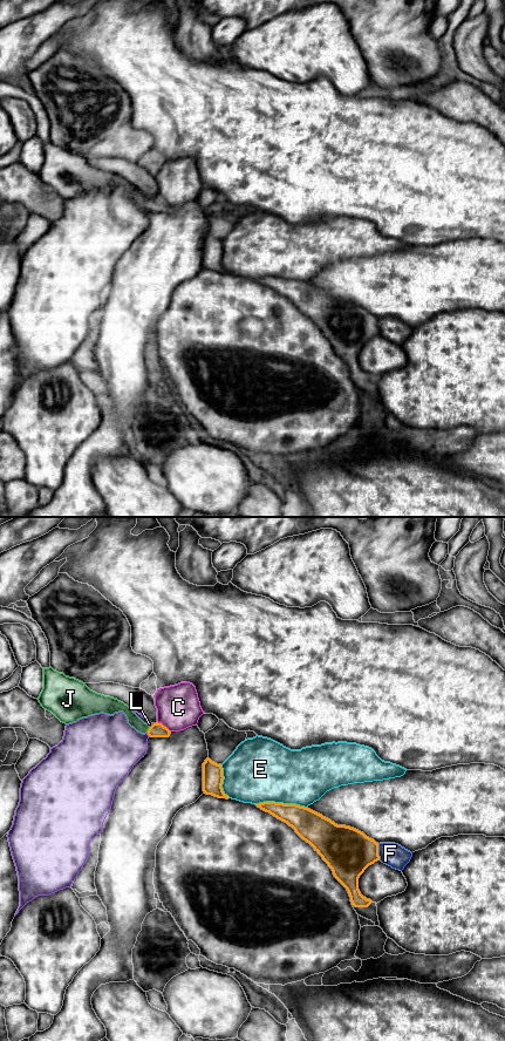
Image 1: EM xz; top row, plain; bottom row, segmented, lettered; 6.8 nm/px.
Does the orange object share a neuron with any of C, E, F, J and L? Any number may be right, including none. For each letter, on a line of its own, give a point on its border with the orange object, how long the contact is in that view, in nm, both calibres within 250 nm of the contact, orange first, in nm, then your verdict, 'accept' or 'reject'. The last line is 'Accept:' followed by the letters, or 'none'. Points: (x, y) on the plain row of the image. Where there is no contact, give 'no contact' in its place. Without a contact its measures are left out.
C: xz (163, 201) | 120 nm | 100/300 nm | reject
E: xz (281, 278) | 360 nm | 200/420 nm | reject
F: xz (377, 327) | 110 nm | 320/160 nm | reject
J: xz (149, 204) | 50 nm | 100/80 nm | accept
L: xz (148, 209) | 30 nm | 100/380 nm | reject
Accept: J

